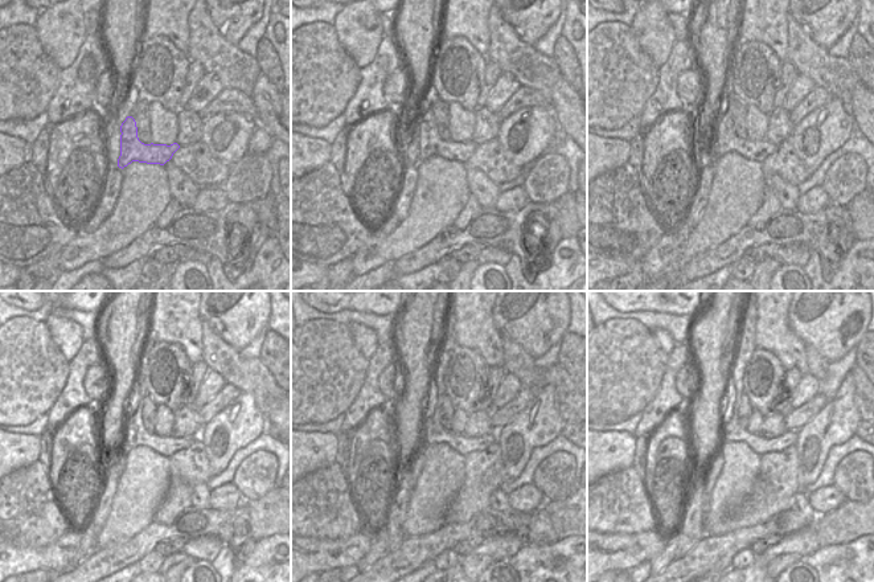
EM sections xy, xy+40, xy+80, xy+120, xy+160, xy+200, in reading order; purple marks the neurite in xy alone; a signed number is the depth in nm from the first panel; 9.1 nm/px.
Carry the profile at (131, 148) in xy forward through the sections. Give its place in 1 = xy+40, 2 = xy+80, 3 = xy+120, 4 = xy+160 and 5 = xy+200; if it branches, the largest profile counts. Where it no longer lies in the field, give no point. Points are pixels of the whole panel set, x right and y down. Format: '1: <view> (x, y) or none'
1: xy+40 (430, 143)
2: xy+80 (726, 140)
3: xy+120 (135, 434)
4: xy+160 (433, 430)
5: xy+200 (731, 430)

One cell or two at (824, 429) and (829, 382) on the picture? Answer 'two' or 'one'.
two

